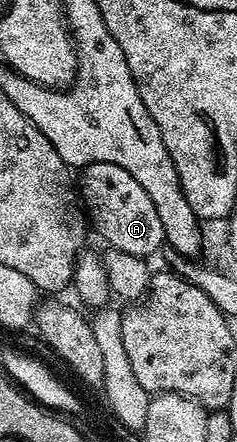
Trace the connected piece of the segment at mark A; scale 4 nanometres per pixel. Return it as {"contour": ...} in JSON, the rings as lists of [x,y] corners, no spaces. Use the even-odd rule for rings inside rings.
{"contour":[[[100,163],[82,167],[79,175],[79,194],[92,229],[107,242],[110,249],[127,255],[152,257],[166,243],[161,218],[145,188],[117,164]]]}

